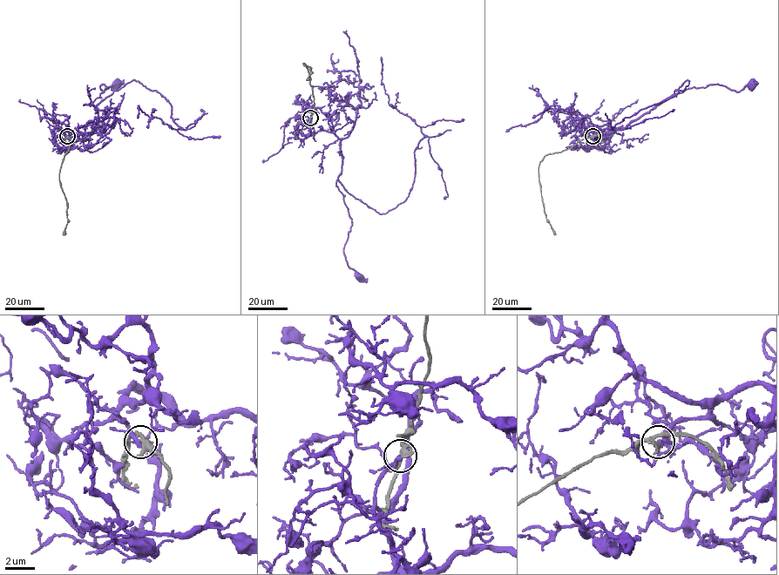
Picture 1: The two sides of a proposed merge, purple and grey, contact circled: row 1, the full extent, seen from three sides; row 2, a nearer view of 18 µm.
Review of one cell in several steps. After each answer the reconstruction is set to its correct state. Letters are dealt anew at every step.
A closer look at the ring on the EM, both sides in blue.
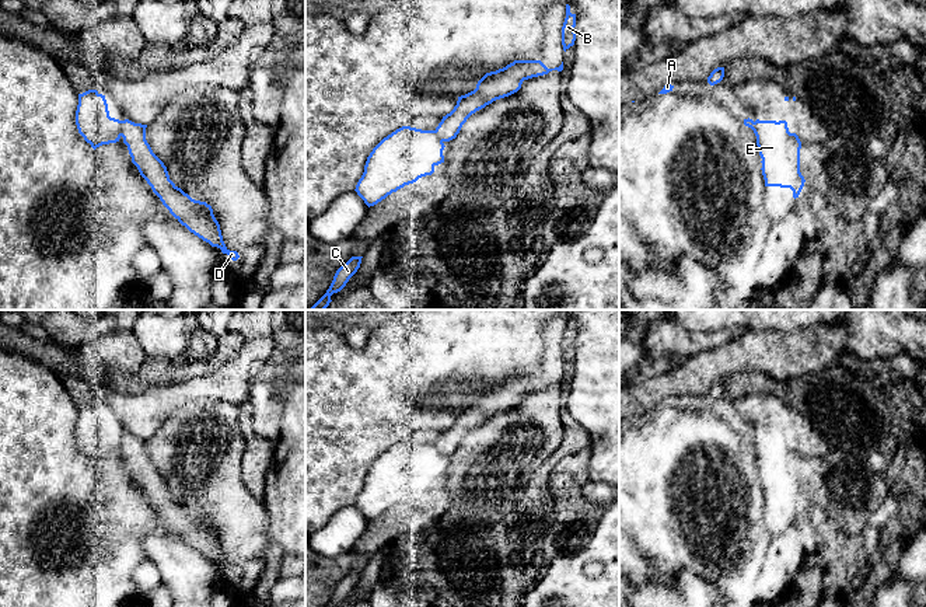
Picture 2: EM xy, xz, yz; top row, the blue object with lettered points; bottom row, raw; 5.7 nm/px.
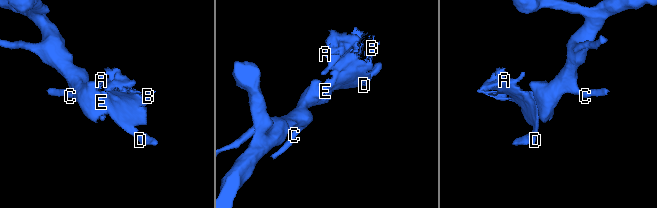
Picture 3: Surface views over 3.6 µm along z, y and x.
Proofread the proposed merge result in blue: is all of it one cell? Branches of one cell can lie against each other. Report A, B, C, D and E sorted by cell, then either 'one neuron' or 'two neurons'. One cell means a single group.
A B D / C E | two neurons

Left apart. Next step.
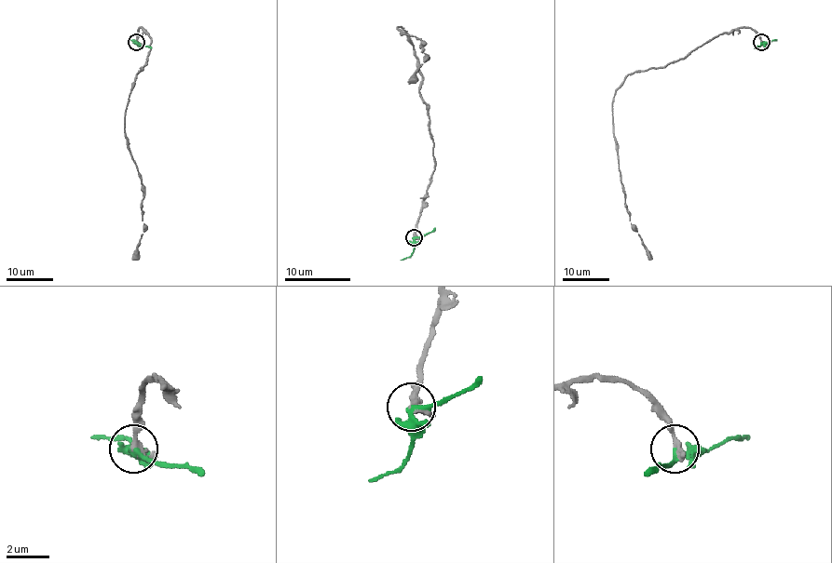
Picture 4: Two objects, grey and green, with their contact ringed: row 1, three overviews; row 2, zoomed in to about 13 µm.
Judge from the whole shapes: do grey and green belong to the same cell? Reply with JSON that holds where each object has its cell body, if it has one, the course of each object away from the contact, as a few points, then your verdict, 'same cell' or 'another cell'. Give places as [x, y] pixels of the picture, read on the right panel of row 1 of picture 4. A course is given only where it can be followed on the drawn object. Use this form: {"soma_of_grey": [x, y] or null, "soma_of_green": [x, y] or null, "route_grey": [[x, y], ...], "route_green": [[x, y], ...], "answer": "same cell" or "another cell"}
{"soma_of_grey": null, "soma_of_green": null, "route_grey": [[760, 42], [750, 28], [735, 28], [664, 66], [630, 73], [615, 93], [614, 132], [626, 211], [650, 260]], "route_green": [[760, 42], [777, 40]], "answer": "same cell"}

